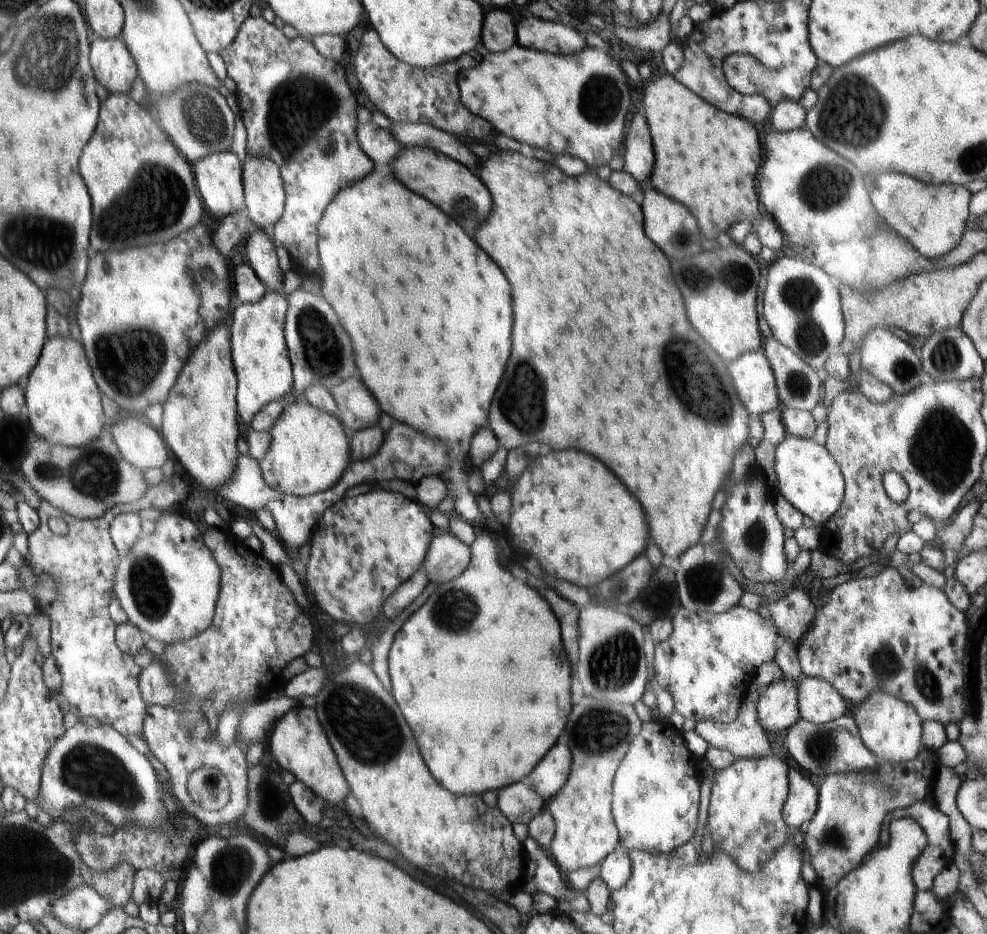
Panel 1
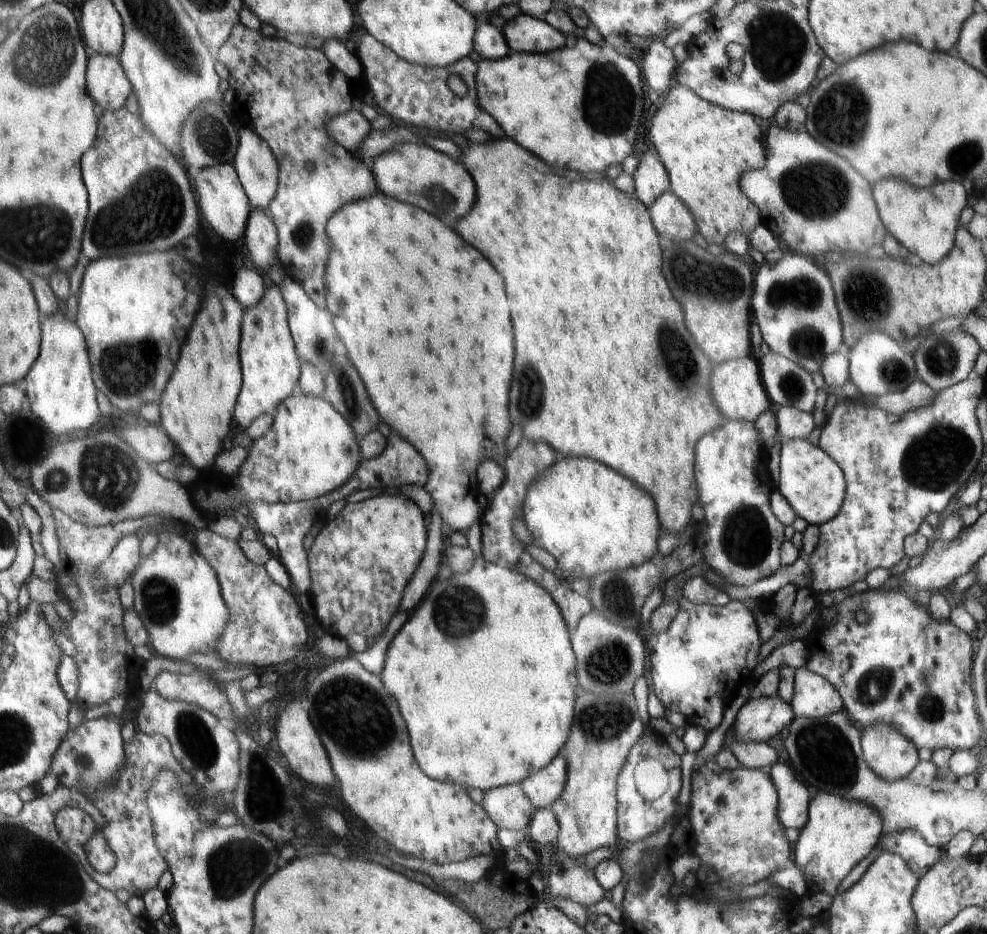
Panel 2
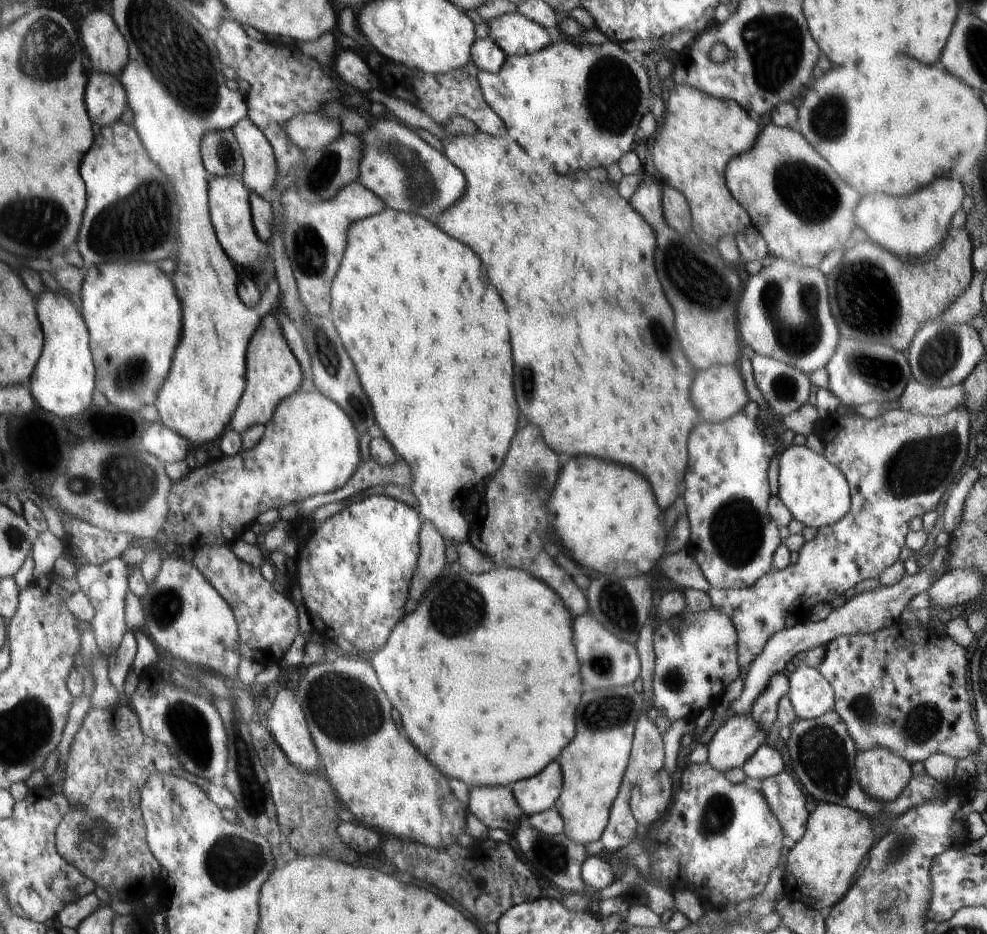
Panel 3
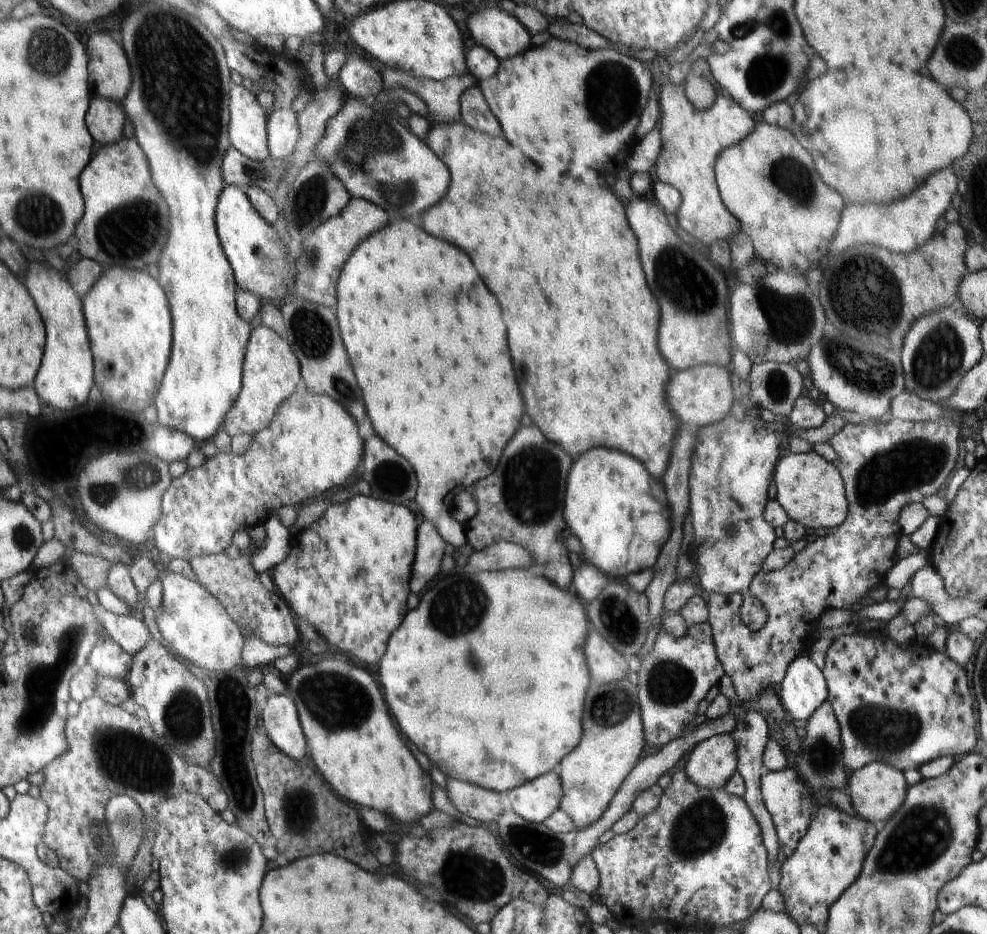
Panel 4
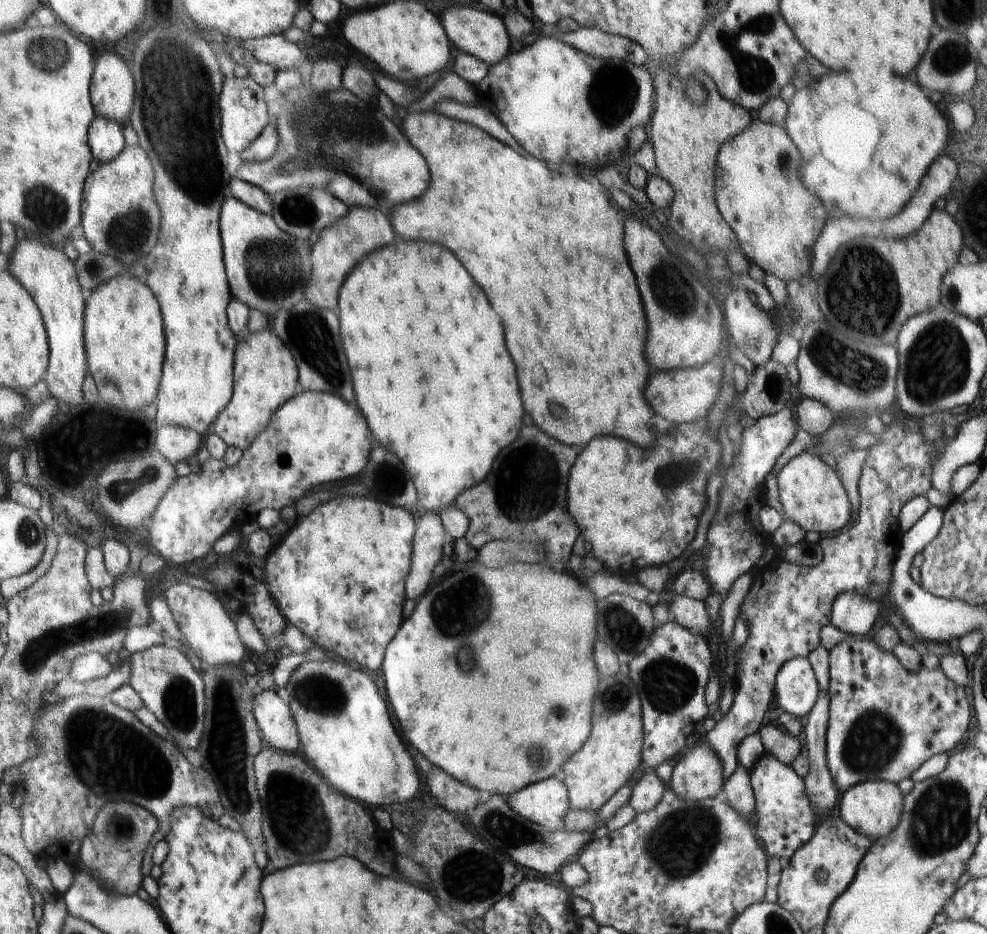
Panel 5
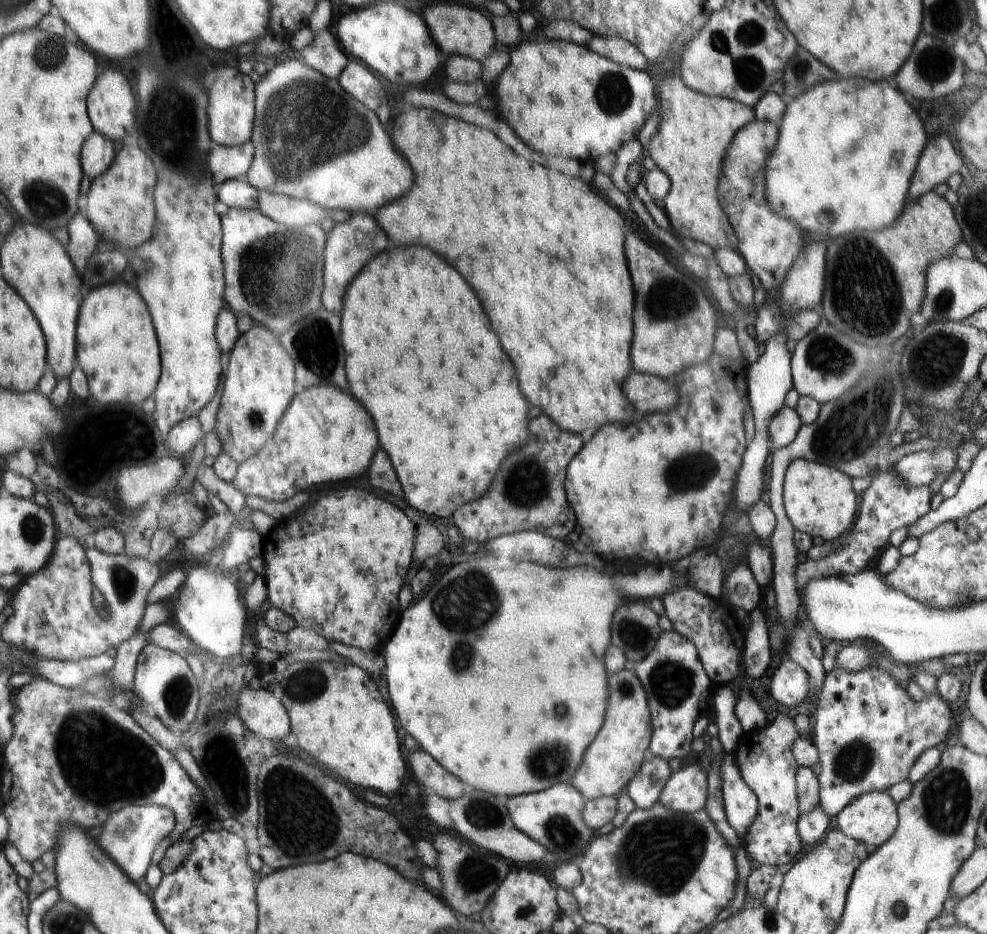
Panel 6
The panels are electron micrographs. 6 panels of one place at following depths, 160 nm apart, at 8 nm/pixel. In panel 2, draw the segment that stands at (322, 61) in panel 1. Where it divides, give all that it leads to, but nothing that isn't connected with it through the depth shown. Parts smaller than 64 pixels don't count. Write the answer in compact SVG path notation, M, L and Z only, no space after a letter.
M241 23L235 26L234 32L231 34L230 40L221 49L216 51L217 61L224 64L230 76L236 80L236 100L234 100L234 109L230 112L232 121L237 121L240 127L255 131L268 144L268 147L275 154L275 158L280 160L280 190L275 196L275 200L271 202L267 212L275 222L279 234L279 248L277 250L277 258L280 260L282 268L289 273L293 280L296 280L307 292L311 299L314 299L320 306L327 308L327 288L326 288L326 271L327 263L330 261L332 244L328 240L327 225L331 221L332 214L336 210L341 210L348 202L355 202L362 198L370 198L372 194L376 194L378 188L376 178L372 173L369 164L362 162L356 156L347 150L346 147L340 146L336 140L332 140L331 135L328 133L327 125L331 119L338 117L342 112L348 113L352 100L350 100L350 88L346 84L346 78L342 71L331 63L331 60L324 55L323 50L311 48L308 46L294 46L292 42L288 42L288 38L284 35L272 36L272 34L264 34L261 29L252 30L252 26L243 26Z

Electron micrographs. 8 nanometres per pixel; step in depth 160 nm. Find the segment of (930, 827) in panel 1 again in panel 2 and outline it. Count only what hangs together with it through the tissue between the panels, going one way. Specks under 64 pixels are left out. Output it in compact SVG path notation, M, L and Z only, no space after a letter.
M896 830L890 834L883 832L879 847L882 853L888 851L900 855L918 878L922 878L944 852L940 846L928 844L926 838L918 834L918 830Z

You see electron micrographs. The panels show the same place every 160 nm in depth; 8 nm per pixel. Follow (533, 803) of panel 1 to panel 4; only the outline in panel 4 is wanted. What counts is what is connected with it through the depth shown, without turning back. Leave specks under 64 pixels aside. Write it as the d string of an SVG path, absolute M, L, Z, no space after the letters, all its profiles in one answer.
M448 779L446 790L450 802L465 816L470 816L480 823L492 822L500 818L504 805L500 797L504 794L489 790L467 781L458 782Z

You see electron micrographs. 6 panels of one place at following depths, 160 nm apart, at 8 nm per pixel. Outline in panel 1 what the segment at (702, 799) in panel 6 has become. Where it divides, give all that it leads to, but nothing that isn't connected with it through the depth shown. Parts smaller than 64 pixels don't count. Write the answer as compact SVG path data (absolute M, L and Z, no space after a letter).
M784 676L760 691L757 703L757 718L766 733L781 733L790 729L801 717L799 716L798 690L796 681L788 681Z

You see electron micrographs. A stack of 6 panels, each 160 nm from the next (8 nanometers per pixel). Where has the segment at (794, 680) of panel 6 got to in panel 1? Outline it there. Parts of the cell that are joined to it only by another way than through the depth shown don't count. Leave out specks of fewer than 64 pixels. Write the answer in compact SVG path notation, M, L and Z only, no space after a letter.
M803 676L797 684L799 716L812 723L836 721L846 714L846 702L823 679Z

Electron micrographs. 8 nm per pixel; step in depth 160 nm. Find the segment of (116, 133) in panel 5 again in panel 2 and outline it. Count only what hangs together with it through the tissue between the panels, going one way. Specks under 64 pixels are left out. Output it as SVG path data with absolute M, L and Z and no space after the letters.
M92 53L92 70L88 70L88 90L102 111L123 109L126 98L132 92L131 80L128 79L119 56Z

